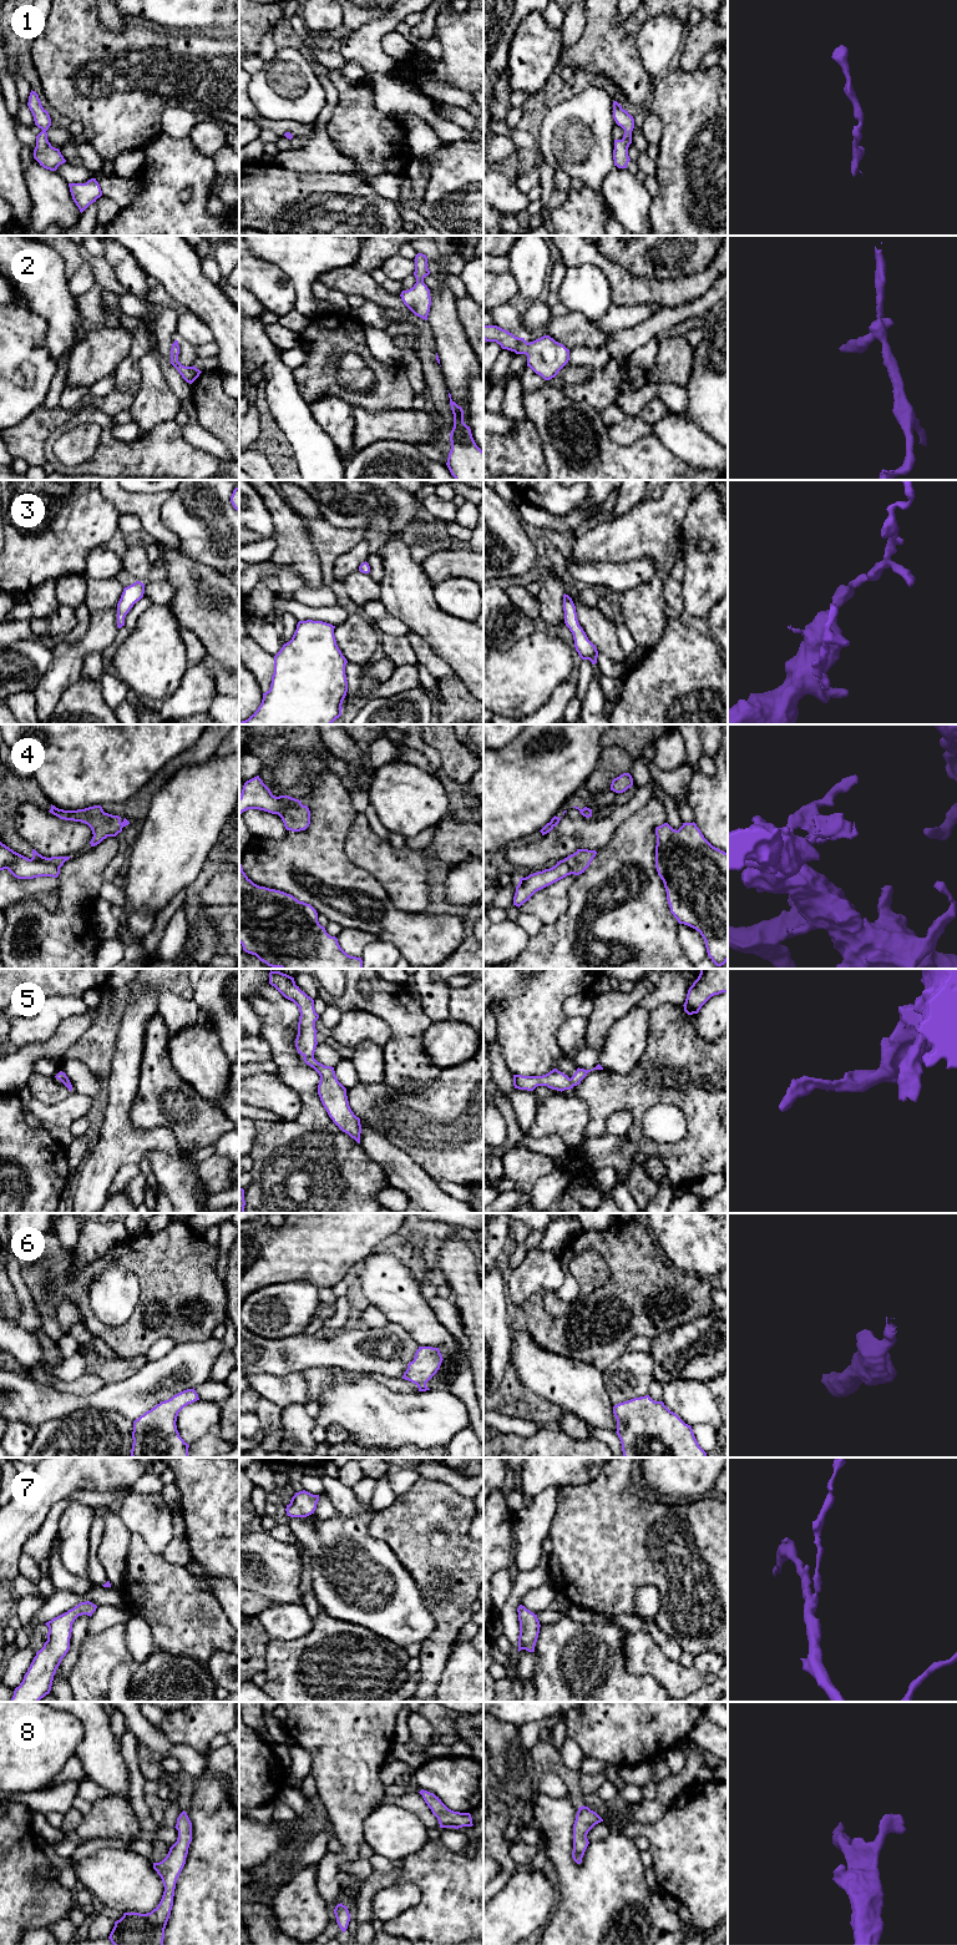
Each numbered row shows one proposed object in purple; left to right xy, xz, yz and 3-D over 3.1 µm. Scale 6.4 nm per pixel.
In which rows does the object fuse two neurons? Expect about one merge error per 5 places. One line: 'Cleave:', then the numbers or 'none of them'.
Cleave: 4

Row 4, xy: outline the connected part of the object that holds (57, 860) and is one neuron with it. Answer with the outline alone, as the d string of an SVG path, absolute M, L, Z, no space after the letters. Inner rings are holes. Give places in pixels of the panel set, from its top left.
M32 849L32 860L36 860L36 862L44 862L44 863L49 863L49 864L55 864L57 867L62 867L64 863L66 860L69 860L71 857L51 857L51 858L46 858L46 857L42 857L41 854L39 854L35 849Z

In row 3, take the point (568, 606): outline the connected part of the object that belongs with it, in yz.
M563 595L564 623L573 635L574 647L582 660L589 660L592 665L597 663L598 651L588 640L586 632L577 620L576 606L568 595Z

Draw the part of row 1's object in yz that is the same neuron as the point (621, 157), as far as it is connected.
M613 101L613 118L618 126L624 130L622 140L614 140L613 160L614 166L618 168L627 168L628 162L631 161L628 156L628 147L632 143L632 131L634 128L634 118L623 110L622 106Z

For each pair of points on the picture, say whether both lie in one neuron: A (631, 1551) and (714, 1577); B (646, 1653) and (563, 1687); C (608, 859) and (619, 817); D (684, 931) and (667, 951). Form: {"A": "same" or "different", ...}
{"A": "same", "B": "different", "C": "different", "D": "different"}

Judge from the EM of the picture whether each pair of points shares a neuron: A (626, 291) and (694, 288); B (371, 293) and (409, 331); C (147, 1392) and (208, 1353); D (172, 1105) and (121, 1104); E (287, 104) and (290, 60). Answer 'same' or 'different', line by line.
A: same
B: different
C: same
D: different
E: same

